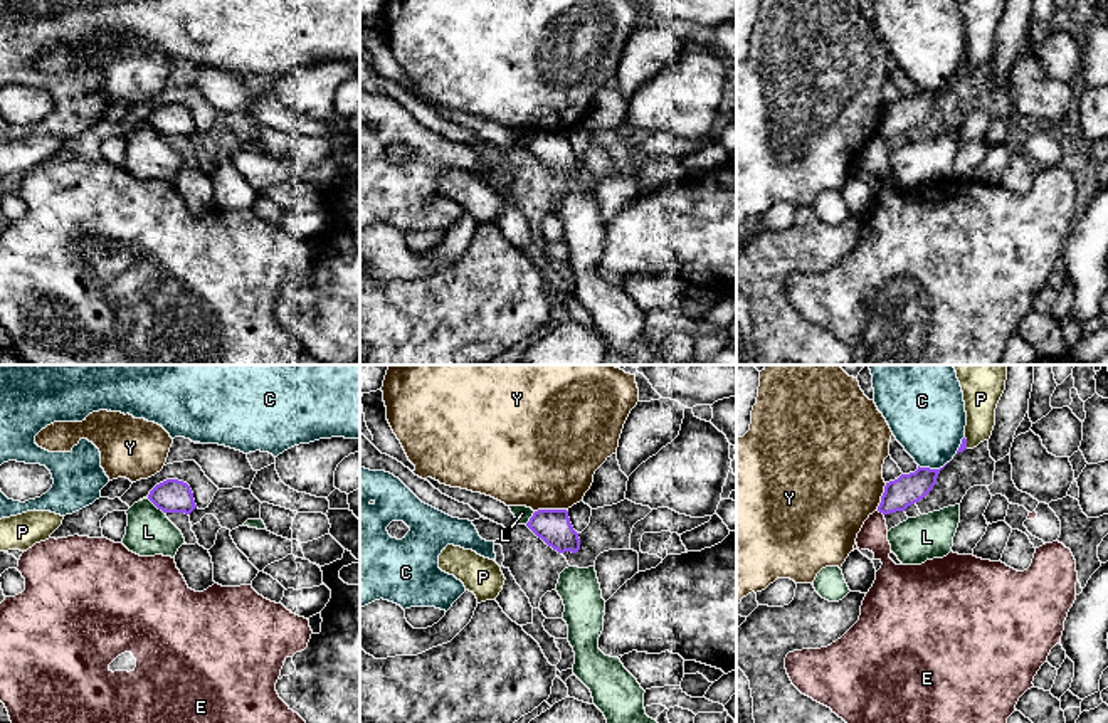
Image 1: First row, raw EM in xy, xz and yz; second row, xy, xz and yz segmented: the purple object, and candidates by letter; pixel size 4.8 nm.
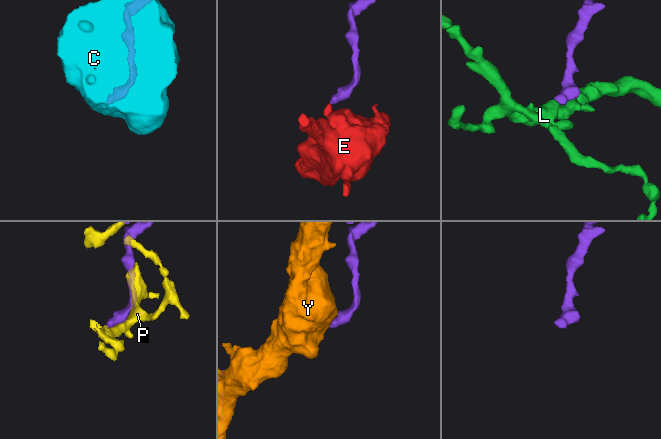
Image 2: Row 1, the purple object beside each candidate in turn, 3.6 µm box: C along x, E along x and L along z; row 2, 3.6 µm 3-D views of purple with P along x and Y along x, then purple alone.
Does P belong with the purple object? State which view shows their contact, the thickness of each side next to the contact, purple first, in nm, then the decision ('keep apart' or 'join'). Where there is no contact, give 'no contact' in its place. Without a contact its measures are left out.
meets purple in yz; 40 nm thick on the purple side, 180 nm on the other; keep apart

